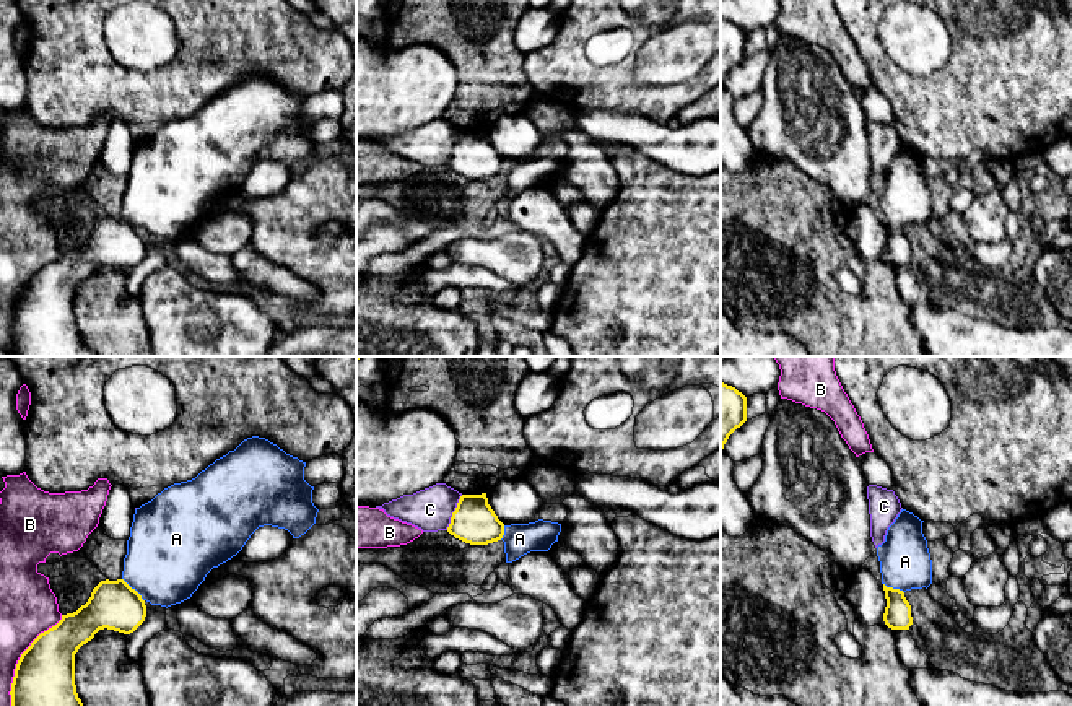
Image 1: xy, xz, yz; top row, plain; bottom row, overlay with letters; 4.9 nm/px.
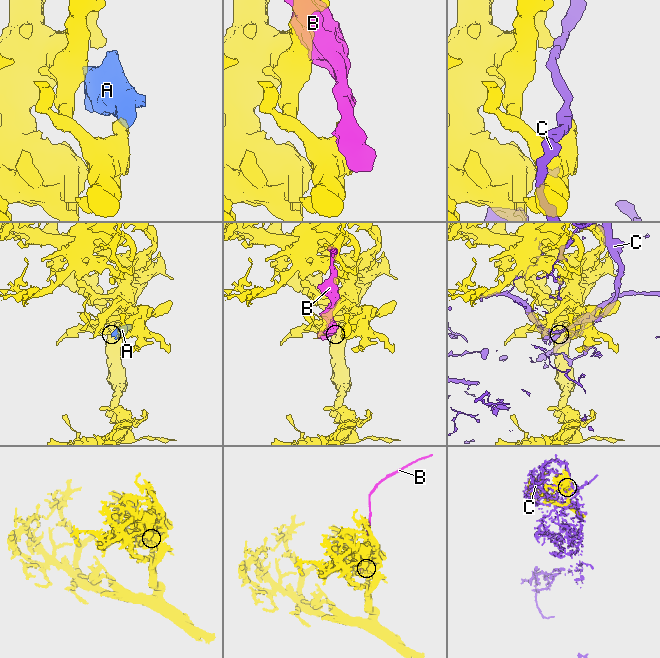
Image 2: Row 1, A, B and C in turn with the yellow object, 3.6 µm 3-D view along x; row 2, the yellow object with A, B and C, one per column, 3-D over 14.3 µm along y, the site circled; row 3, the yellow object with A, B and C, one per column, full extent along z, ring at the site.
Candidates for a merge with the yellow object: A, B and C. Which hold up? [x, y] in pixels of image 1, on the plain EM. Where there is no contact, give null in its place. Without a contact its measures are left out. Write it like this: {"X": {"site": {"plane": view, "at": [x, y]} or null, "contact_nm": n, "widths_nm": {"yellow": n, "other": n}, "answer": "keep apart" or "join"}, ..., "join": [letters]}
{"A": {"site": {"plane": "xy", "at": [134, 225]}, "contact_nm": 160, "widths_nm": {"yellow": 240, "other": 420}, "answer": "join"}, "B": {"site": {"plane": "xy", "at": [17, 300]}, "contact_nm": 550, "widths_nm": {"yellow": 340, "other": 240}, "answer": "keep apart"}, "C": {"site": {"plane": "xz", "at": [453, 148]}, "contact_nm": 190, "widths_nm": {"yellow": 220, "other": 220}, "answer": "keep apart"}, "join": ["A"]}

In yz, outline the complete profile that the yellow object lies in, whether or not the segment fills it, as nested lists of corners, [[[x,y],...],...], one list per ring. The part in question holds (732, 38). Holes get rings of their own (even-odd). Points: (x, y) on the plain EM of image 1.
[[[721,18],[721,85],[729,72],[747,57],[747,33]]]

